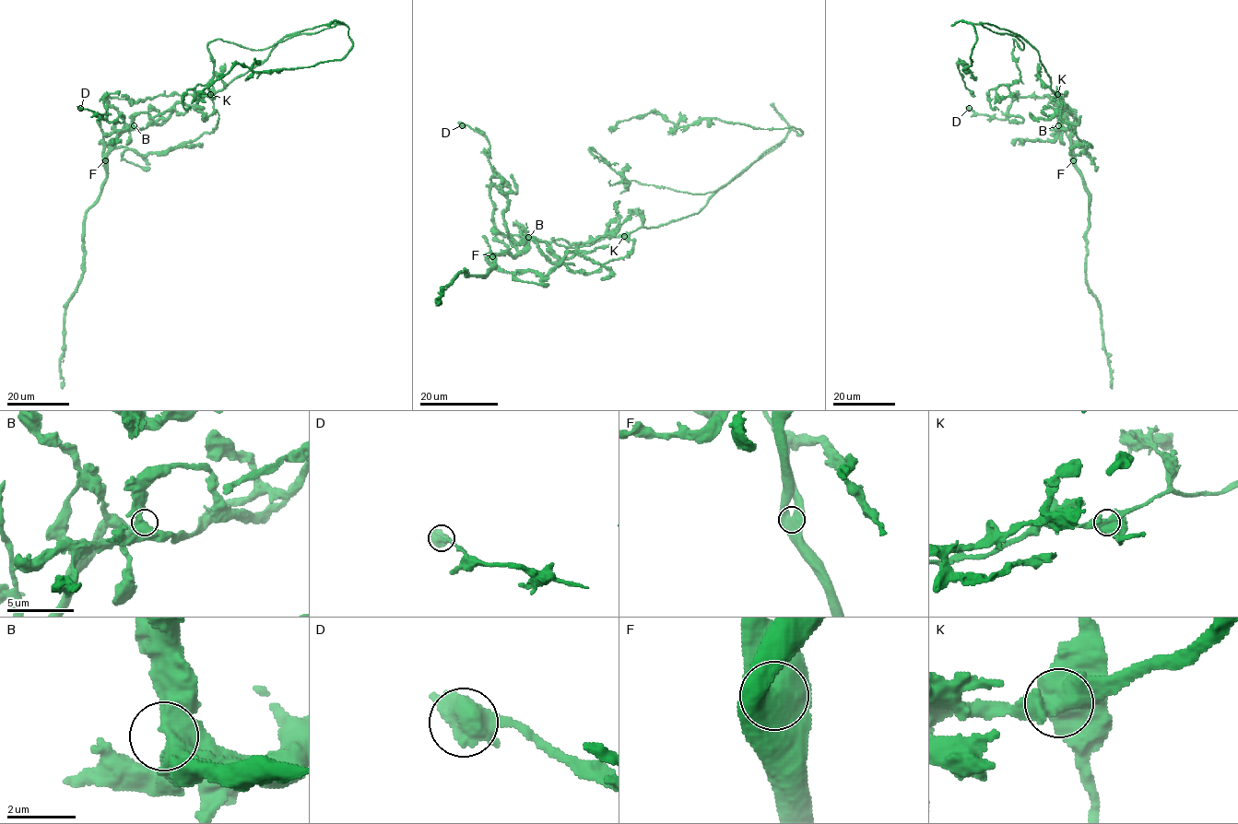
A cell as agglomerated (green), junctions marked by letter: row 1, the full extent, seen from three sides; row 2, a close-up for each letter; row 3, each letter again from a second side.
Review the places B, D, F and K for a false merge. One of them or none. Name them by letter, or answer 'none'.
K

